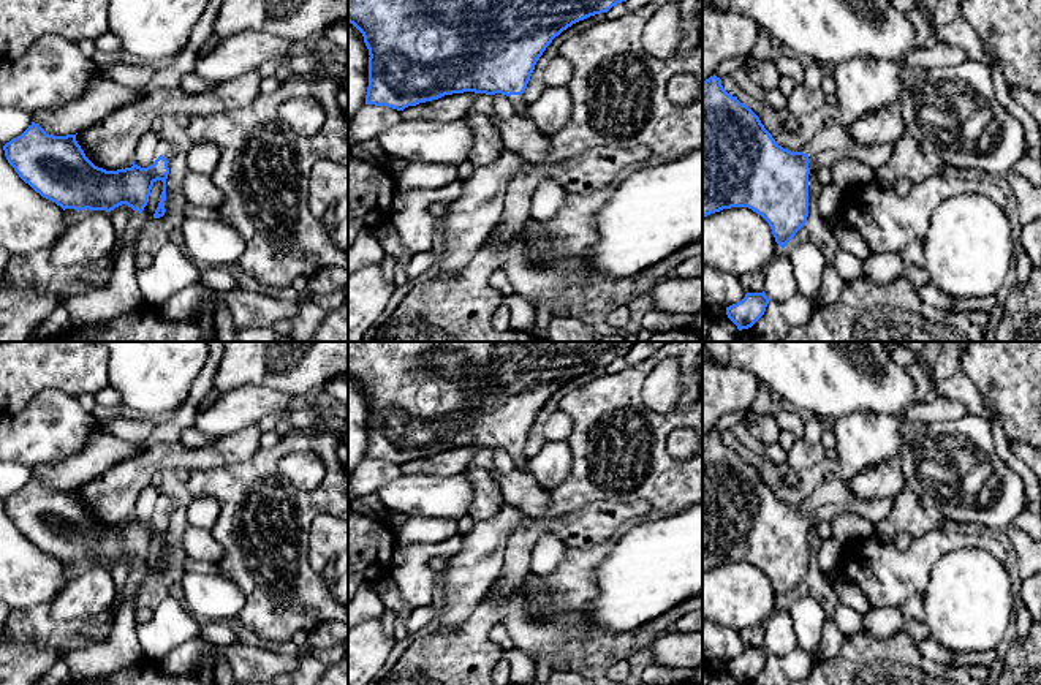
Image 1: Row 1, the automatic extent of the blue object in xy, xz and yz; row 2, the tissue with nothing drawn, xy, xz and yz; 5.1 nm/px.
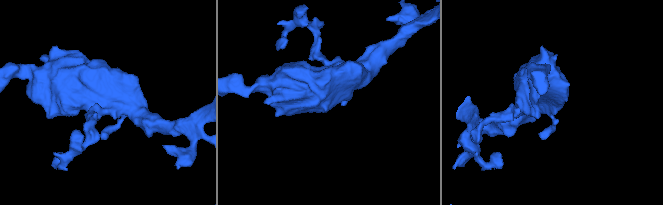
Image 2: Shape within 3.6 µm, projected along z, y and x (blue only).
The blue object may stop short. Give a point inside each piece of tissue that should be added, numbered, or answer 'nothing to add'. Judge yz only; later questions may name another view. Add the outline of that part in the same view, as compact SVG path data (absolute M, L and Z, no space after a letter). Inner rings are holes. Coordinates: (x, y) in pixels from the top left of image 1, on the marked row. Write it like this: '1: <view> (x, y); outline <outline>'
1: yz (832, 143); outline M829 120L827 125L815 134L813 144L808 147L808 161L815 169L821 169L832 166L837 160L856 157L873 169L878 169L888 163L892 150L891 144L856 144L851 139L850 130Z

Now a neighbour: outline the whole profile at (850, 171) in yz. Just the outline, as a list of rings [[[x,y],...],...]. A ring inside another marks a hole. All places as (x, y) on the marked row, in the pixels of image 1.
[[[856,157],[837,160],[831,168],[831,180],[846,190],[851,185],[867,184],[875,179],[875,169]]]

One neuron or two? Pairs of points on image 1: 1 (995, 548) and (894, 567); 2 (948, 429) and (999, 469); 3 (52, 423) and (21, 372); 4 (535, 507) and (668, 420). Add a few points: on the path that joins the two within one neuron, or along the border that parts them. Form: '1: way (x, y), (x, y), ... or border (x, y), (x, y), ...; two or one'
1: way (970, 540), (943, 540), (919, 557); one
2: way (962, 429), (989, 454); one
3: border (73, 396), (45, 388), (16, 415); two
4: border (548, 491), (549, 508), (541, 518); two

